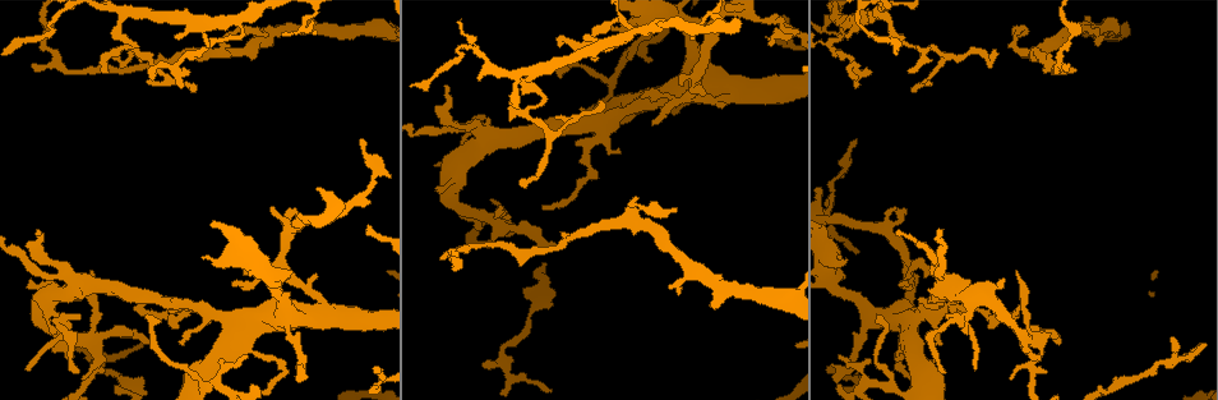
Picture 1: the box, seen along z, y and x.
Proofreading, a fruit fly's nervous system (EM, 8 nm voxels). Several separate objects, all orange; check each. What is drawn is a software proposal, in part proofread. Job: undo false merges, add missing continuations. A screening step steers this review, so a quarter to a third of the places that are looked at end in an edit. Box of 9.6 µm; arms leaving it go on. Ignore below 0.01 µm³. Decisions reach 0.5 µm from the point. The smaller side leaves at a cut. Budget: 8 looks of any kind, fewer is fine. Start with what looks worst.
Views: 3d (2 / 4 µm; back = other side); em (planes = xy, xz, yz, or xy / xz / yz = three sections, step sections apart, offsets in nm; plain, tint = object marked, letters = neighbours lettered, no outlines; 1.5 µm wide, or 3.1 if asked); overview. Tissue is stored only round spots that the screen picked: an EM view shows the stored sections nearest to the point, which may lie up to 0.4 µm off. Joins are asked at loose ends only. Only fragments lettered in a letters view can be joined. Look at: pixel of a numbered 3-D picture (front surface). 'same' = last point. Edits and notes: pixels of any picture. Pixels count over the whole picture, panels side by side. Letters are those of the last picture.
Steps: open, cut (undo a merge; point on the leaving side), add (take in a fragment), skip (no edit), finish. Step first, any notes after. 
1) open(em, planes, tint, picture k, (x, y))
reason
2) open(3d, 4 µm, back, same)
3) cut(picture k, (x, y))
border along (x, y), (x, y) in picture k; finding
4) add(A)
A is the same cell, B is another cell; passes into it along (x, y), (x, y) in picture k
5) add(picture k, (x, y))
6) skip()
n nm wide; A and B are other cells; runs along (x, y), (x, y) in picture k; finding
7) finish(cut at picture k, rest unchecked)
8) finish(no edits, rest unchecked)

open(3d, 2 µm, back, picture 1, (835, 378))
thin end

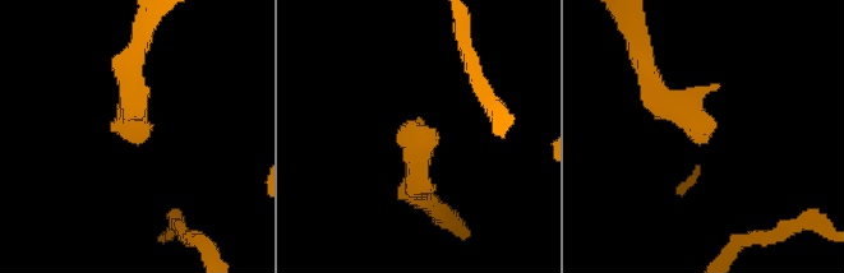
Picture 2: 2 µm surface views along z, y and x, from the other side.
open(em, planes, letters, picture 2, (151, 127))
shape alone is not enough

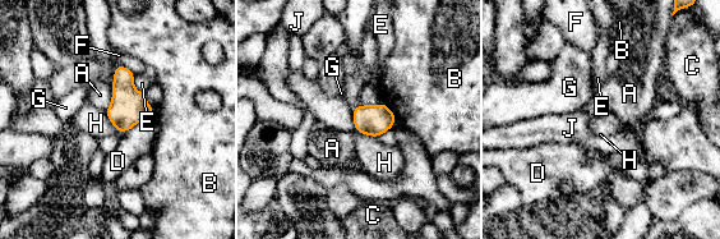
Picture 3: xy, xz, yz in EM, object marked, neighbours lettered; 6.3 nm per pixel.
add(J)
J is the same cell, A, B, C, D, E, F, G and H are other cells; passes into it along (373, 120), (358, 106), (354, 83) in picture 3; it goes on there

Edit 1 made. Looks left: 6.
open(overview)

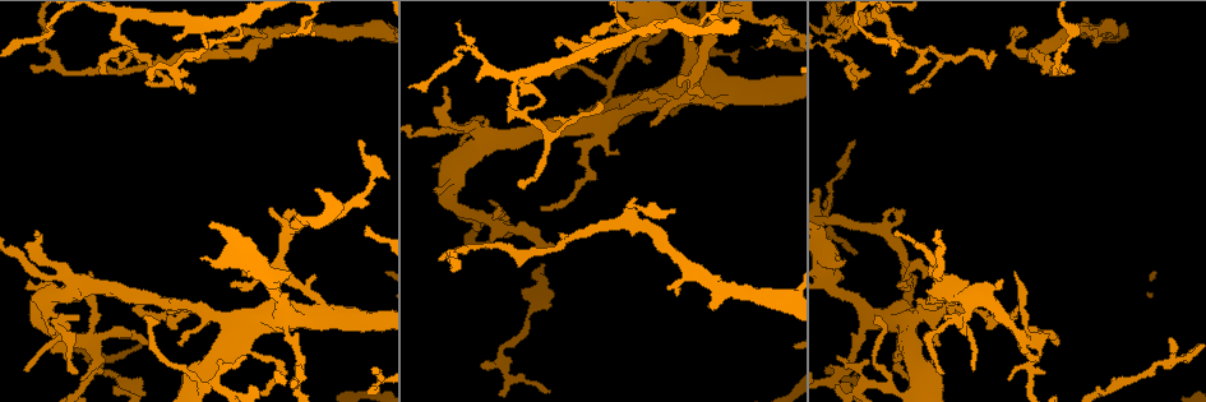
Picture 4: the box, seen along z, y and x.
open(em, xz, step 8, tint, picture 4, (46, 334))
a narrow waist

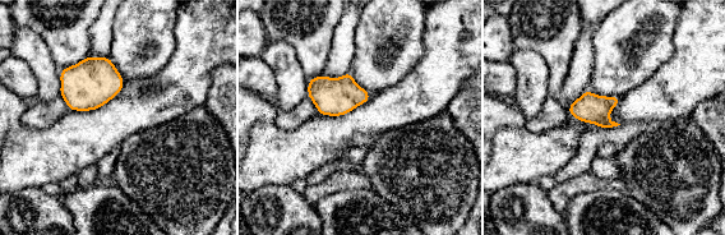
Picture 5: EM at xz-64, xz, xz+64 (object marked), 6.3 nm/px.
open(em, planes, tint, same)
another direction

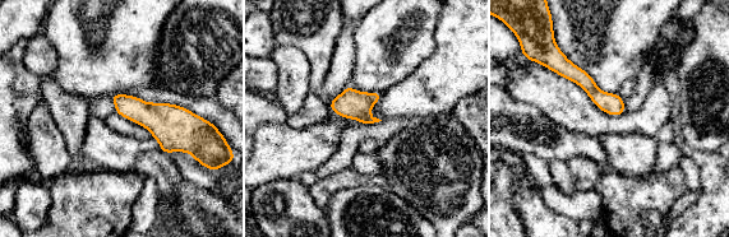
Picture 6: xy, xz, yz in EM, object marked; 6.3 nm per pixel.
open(em, planes, letters, same)
see the neighbours

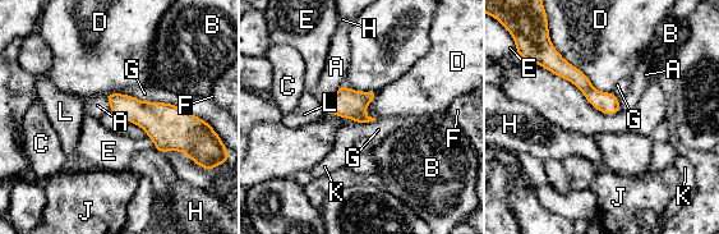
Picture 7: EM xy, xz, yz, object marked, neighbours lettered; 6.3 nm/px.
skip()
G touches over 600 nm; A, B, C, D, E, F, G, H, J, K and L are other cells; border along (341, 83), (323, 105) in picture 7; all the same cell

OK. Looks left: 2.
finish(add at picture 3, rest unchecked)

